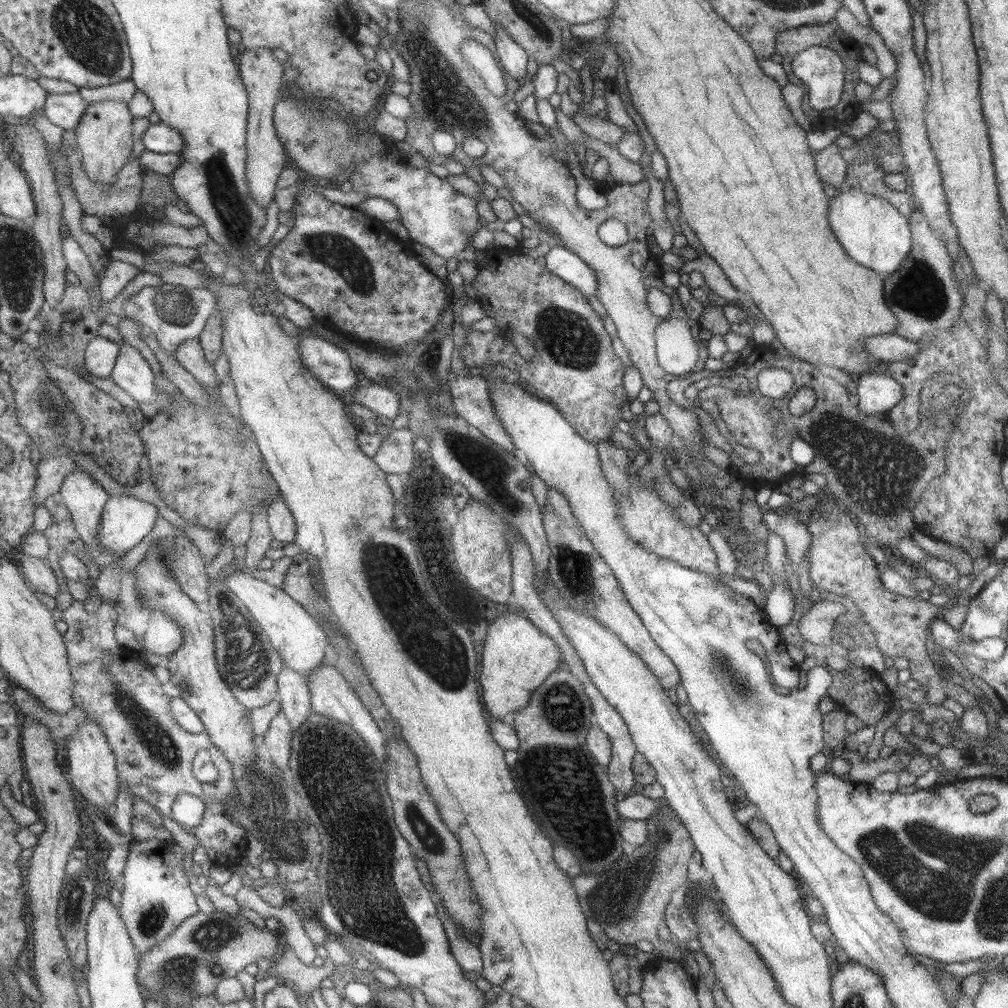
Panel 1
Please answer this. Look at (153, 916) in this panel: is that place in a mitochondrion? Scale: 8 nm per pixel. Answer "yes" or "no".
yes

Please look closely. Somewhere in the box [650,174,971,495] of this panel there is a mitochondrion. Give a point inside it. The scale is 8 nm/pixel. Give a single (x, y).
(920, 291)

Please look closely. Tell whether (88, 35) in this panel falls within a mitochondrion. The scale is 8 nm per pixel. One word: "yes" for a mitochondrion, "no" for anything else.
yes

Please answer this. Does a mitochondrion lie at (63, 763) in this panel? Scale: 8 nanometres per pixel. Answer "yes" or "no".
no

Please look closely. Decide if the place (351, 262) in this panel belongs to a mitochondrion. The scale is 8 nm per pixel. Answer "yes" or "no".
yes

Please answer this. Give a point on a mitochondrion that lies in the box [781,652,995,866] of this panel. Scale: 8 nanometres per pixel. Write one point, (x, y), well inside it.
(947, 730)

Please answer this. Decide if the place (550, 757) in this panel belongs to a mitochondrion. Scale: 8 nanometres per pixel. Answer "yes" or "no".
yes

